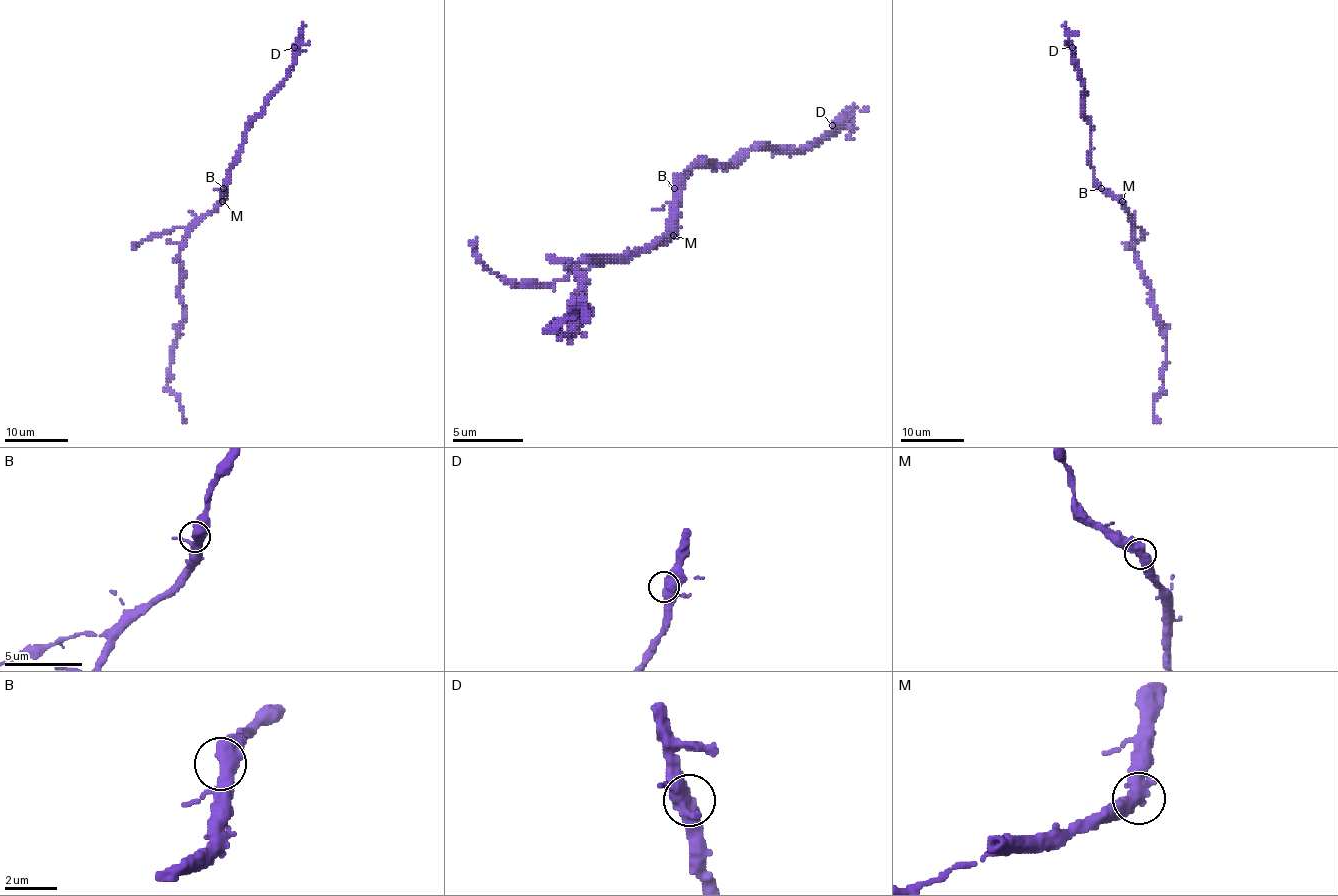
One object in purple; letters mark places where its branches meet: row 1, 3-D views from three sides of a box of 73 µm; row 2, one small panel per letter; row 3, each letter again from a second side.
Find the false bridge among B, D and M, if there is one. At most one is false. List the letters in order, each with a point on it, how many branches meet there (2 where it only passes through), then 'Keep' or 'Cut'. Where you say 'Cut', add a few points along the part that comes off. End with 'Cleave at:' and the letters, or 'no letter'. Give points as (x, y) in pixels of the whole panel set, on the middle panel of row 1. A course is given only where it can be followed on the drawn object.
B: Place: (674, 188). Branches: 2. Keep
D: Place: (832, 125). Branches: 3. Keep
M: Place: (673, 235). Branches: 2. Keep
Cleave at: no letter

